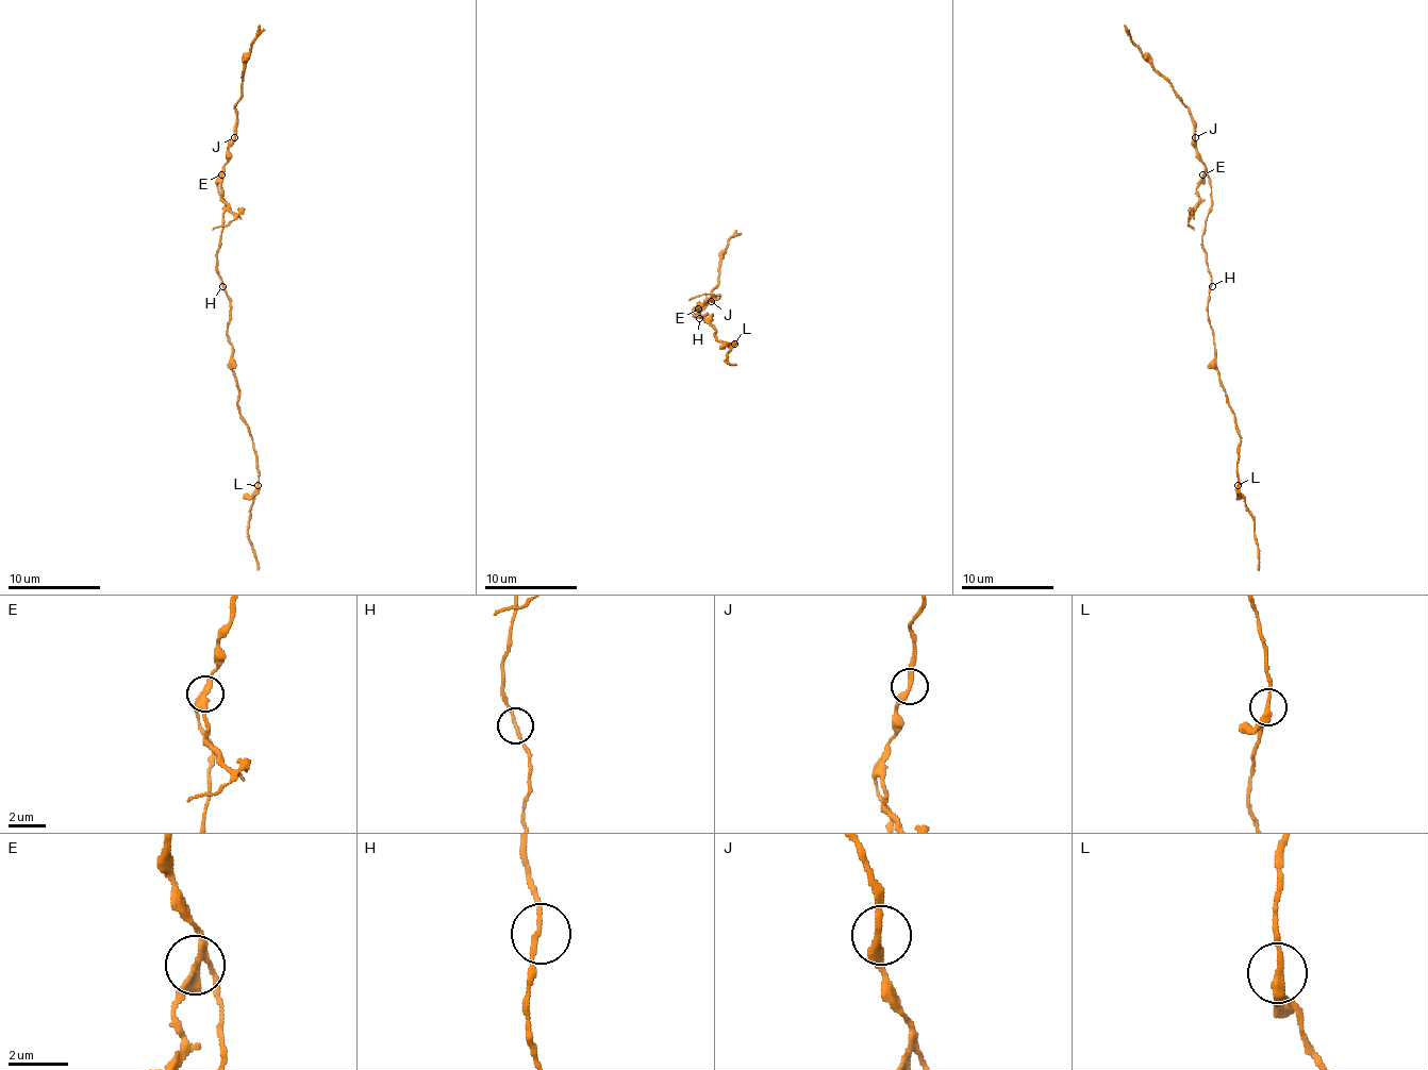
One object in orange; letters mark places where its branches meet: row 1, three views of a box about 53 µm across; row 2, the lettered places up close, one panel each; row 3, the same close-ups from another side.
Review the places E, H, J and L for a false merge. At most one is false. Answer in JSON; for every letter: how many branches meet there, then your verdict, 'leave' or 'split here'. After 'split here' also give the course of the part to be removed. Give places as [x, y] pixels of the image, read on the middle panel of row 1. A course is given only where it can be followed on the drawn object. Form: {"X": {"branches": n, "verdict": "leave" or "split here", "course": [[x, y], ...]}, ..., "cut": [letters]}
{"E": {"branches": 3, "verdict": "split here", "course": [[697, 308], [711, 297], [701, 295], [687, 299]]}, "H": {"branches": 2, "verdict": "leave"}, "J": {"branches": 2, "verdict": "leave"}, "L": {"branches": 3, "verdict": "leave"}, "cut": ["E"]}

